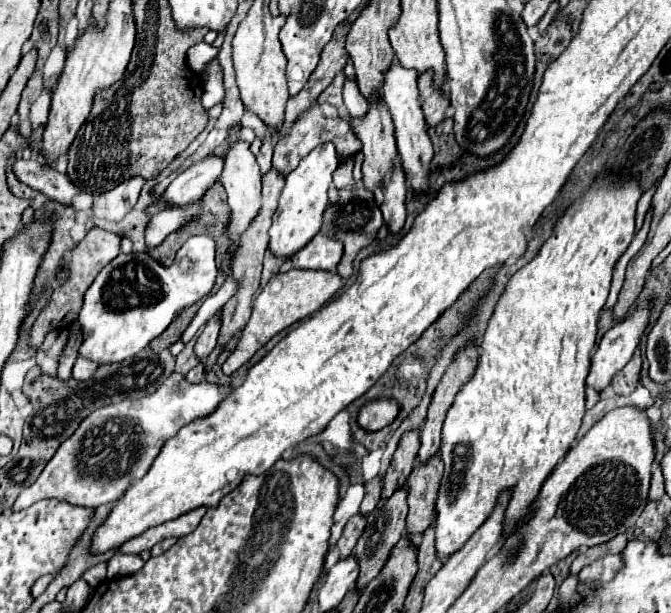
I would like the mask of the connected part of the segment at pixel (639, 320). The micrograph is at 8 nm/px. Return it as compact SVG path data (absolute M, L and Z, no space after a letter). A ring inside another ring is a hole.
M639 307L633 315L615 323L615 327L603 335L587 377L587 385L595 393L603 393L611 385L613 377L629 363L639 345L639 337L647 327L647 319L649 307Z

